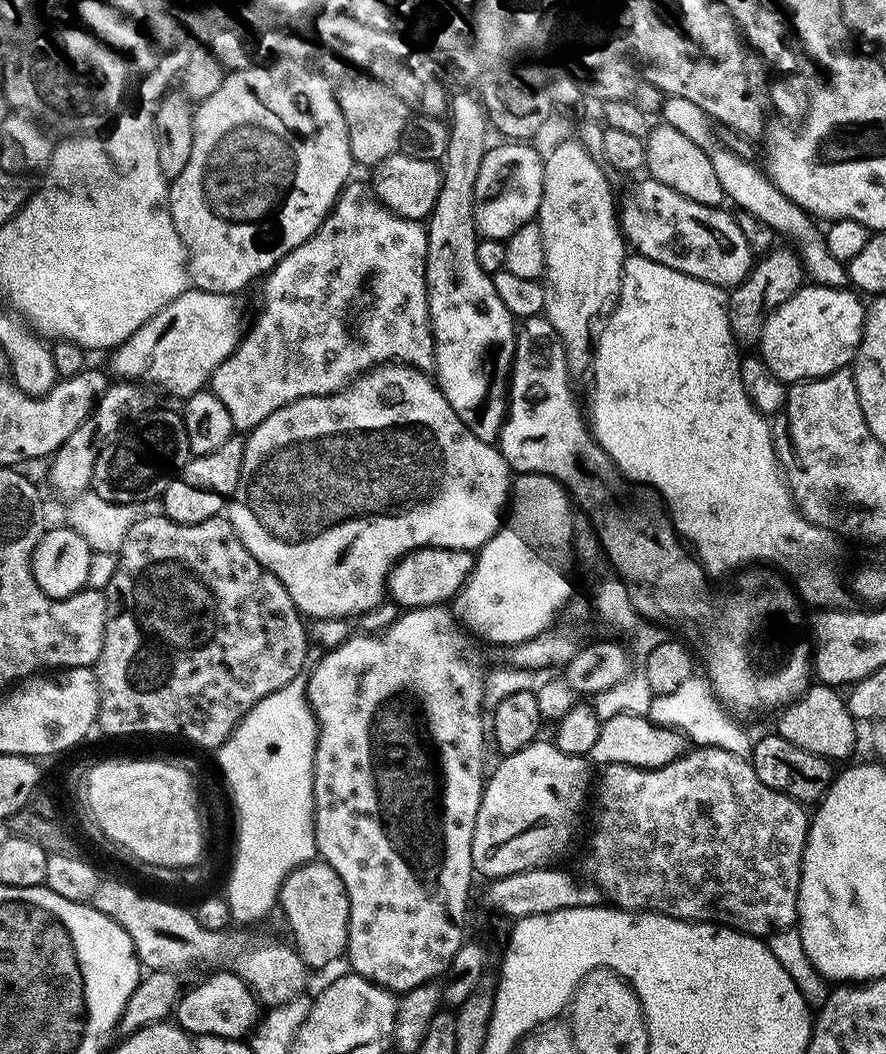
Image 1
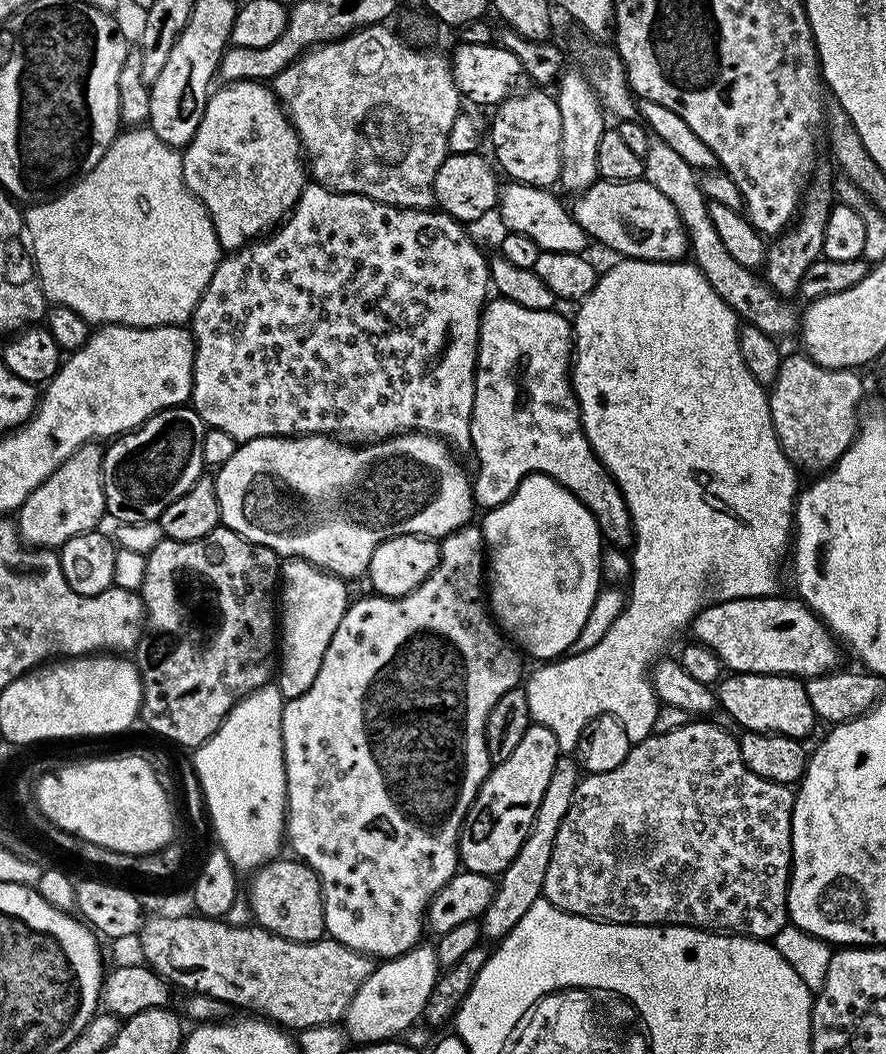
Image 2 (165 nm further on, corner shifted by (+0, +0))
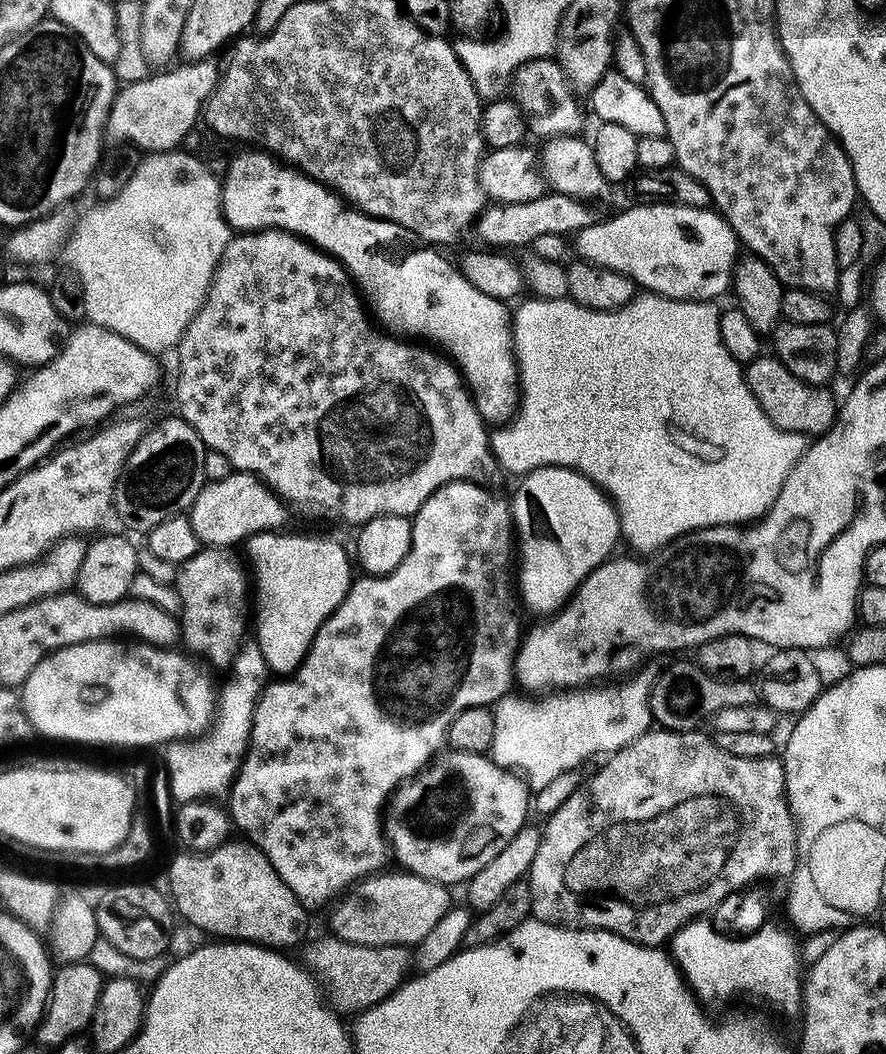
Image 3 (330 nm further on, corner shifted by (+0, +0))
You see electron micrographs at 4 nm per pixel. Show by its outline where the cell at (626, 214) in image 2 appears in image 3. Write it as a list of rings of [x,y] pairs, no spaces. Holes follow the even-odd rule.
[[[548,190],[542,198],[534,198],[534,202],[493,203],[485,207],[474,225],[474,232],[488,243],[485,245],[495,246],[500,250],[512,250],[508,248],[522,244],[530,246],[534,238],[539,238],[542,234],[558,234],[567,237],[569,234],[579,232],[590,222],[590,216],[584,208],[587,208],[585,201],[575,200],[561,192]]]

